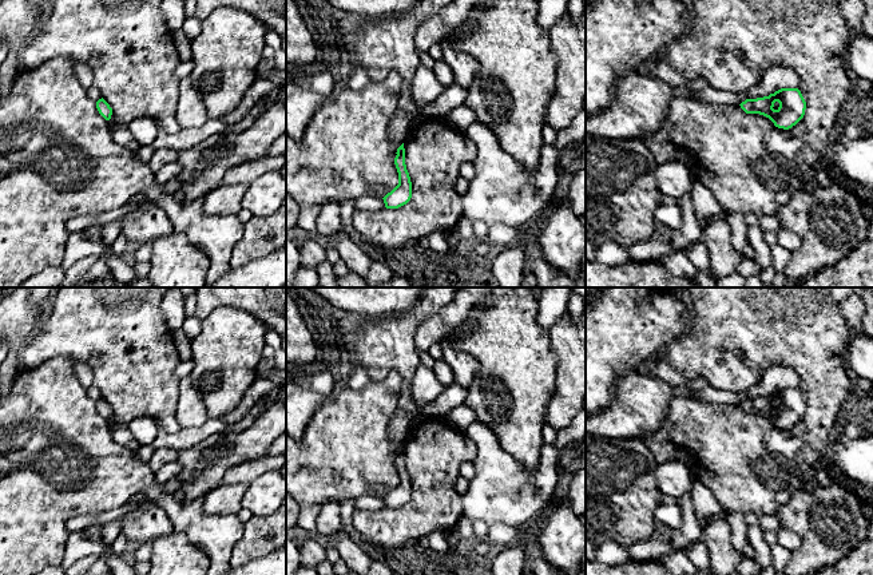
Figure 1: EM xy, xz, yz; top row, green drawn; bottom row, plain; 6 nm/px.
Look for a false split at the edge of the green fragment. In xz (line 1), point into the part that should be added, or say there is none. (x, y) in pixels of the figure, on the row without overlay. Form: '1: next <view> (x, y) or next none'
1: next none

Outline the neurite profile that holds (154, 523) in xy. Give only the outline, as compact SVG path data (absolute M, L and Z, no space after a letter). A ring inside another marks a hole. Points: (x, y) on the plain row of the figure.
M152 504L139 516L126 519L120 530L127 542L138 544L152 543L158 538L168 536L172 532L172 523L158 504Z

